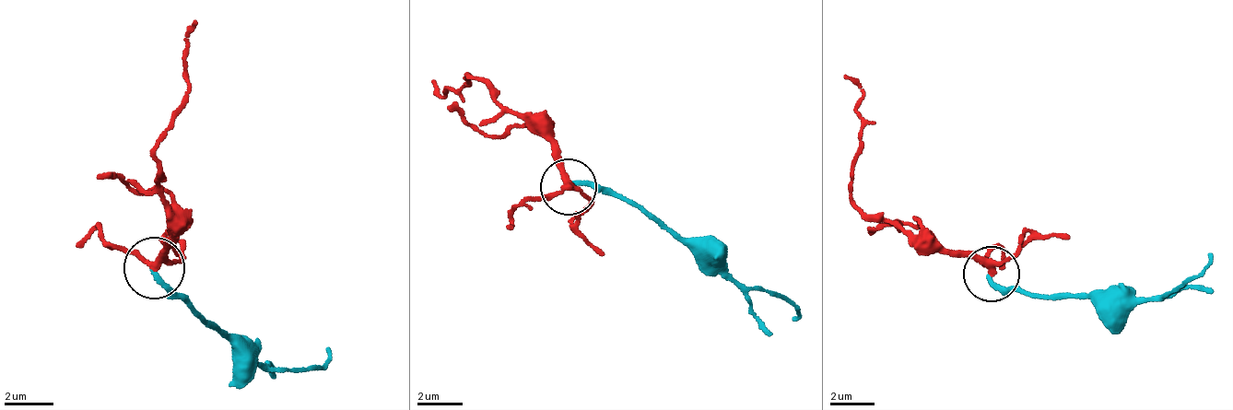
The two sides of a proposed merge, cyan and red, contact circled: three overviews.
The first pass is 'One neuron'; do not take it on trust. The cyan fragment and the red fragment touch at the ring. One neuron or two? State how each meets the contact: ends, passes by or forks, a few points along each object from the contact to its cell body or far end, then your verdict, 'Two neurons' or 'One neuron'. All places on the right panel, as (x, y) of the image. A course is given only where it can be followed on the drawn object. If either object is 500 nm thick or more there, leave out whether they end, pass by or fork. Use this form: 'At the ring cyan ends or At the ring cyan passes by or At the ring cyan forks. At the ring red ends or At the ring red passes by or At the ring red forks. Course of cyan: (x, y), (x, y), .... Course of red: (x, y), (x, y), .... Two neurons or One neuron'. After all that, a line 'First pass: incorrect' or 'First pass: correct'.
At the ring cyan ends. At the ring red forks. Course of cyan: (990, 273), (1043, 294), (1096, 290), (1141, 298), (1182, 286), (1211, 255). Course of red: (990, 273), (951, 256), (850, 201), (863, 92), (844, 73). Two neurons
First pass: incorrect

